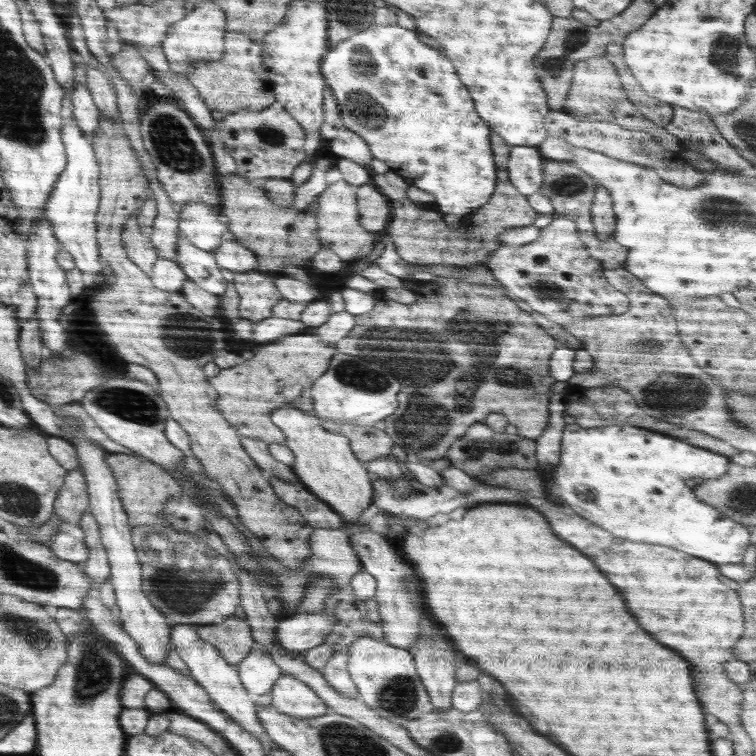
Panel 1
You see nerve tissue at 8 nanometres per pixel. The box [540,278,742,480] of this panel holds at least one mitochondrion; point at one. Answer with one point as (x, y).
(677, 394)

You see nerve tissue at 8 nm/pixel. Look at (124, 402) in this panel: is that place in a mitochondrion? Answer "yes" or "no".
yes

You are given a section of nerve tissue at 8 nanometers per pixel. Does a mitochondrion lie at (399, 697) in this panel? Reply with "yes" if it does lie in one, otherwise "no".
yes

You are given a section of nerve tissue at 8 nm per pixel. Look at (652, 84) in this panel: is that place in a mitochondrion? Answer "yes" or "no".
no

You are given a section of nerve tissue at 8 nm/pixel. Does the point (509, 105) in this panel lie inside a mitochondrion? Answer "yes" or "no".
no

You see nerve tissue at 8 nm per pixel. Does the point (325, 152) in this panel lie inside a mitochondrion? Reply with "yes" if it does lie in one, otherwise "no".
no

